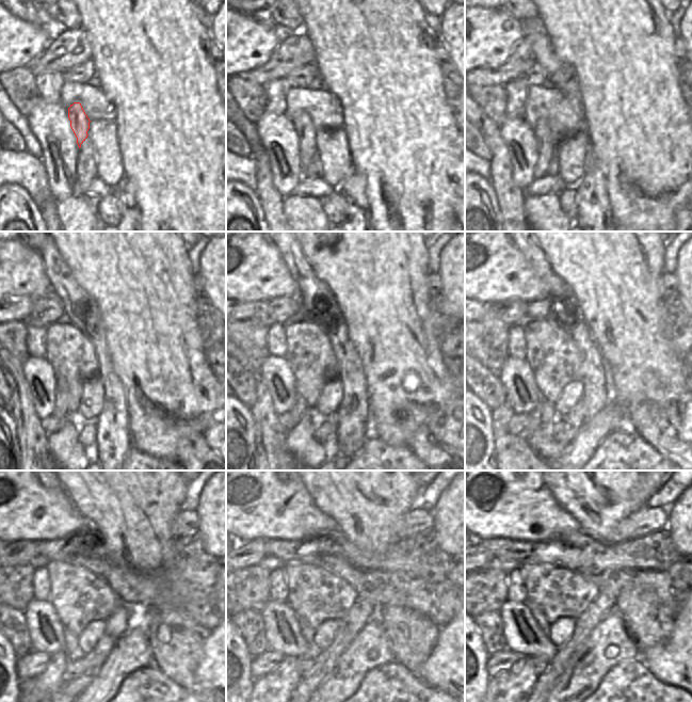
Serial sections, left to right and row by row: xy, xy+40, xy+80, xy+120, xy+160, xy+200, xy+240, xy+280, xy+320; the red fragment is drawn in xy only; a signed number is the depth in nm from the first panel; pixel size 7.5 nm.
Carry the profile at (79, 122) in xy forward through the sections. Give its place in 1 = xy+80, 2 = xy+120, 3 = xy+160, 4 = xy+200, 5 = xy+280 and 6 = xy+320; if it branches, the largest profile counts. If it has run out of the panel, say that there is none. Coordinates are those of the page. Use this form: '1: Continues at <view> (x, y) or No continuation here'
1: Continues at xy+80 (545, 147)
2: Continues at xy+120 (61, 410)
3: Continues at xy+160 (300, 405)
4: Continues at xy+200 (534, 417)
5: Continues at xy+280 (276, 687)
6: Continues at xy+320 (512, 687).

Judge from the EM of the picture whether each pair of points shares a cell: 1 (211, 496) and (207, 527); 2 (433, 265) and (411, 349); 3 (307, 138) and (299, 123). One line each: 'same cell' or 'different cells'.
1: same cell
2: different cells
3: same cell

